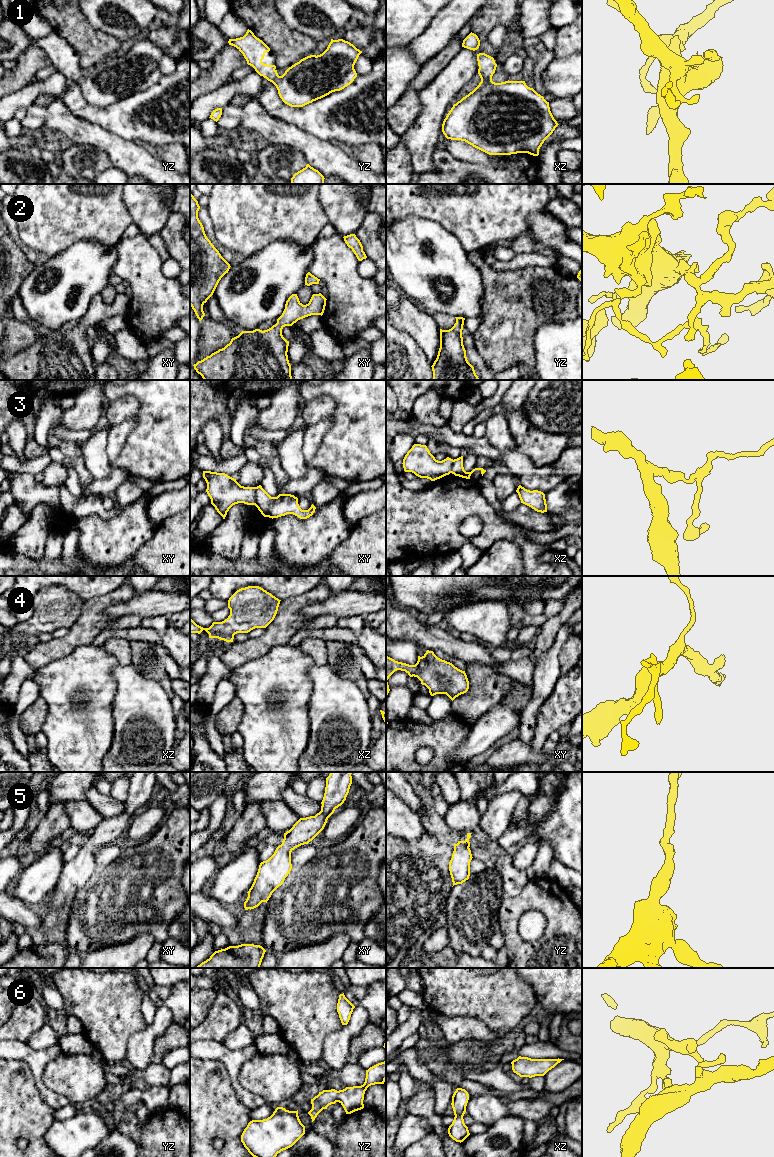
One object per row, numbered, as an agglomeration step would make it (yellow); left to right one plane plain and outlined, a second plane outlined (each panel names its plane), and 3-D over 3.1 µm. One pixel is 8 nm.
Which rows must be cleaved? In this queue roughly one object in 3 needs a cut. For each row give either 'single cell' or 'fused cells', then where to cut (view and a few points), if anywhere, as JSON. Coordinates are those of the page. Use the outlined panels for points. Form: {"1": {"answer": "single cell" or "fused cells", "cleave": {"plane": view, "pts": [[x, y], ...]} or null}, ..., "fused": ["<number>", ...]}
{"1": {"answer": "single cell", "cleave": null}, "2": {"answer": "single cell", "cleave": null}, "3": {"answer": "fused cells", "cleave": {"plane": "xy", "pts": [[255, 487], [255, 502], [253, 504]]}}, "4": {"answer": "single cell", "cleave": null}, "5": {"answer": "single cell", "cleave": null}, "6": {"answer": "single cell", "cleave": null}, "fused": ["3"]}

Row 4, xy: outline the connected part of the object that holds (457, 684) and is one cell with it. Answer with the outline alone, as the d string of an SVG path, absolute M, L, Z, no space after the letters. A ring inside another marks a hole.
M427 650L422 657L418 656L415 665L398 662L386 656L386 698L390 691L387 680L397 670L405 671L410 677L417 677L429 689L431 696L446 694L453 701L469 689L465 671Z

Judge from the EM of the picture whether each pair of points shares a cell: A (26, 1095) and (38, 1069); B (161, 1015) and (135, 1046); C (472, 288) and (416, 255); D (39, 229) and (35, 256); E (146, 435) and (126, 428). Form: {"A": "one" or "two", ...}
{"A": "two", "B": "one", "C": "one", "D": "two", "E": "two"}

